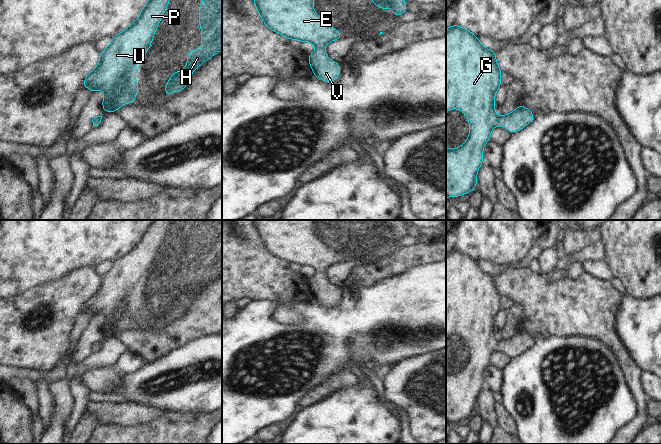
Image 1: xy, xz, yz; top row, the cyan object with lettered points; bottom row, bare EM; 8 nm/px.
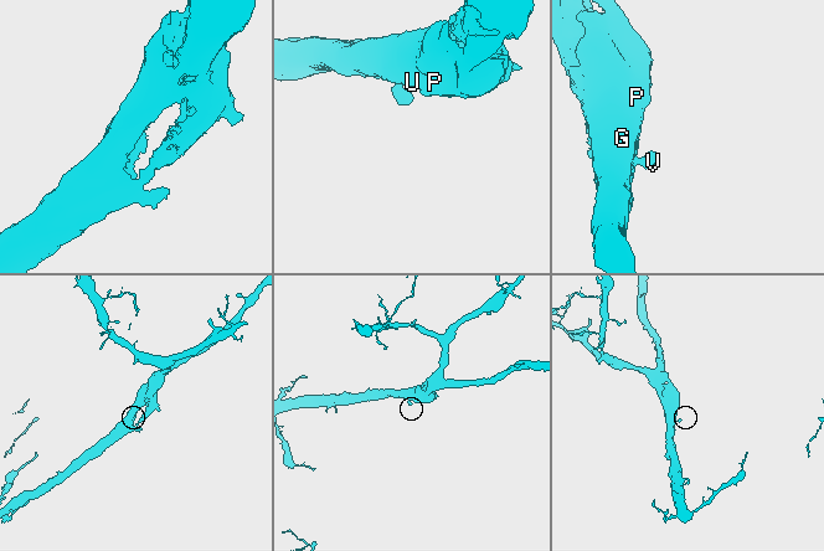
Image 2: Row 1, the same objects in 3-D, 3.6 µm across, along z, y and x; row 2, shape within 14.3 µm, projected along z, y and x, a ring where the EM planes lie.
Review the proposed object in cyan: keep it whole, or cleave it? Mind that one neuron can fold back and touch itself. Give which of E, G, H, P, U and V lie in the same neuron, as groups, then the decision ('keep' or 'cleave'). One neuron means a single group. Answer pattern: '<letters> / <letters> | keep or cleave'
E G H P U V | keep

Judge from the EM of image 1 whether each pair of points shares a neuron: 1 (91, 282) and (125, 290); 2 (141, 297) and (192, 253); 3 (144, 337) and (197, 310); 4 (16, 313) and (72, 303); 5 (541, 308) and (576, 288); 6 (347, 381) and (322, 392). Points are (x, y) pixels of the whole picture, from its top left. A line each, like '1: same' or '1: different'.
1: different
2: same
3: same
4: same
5: same
6: same

